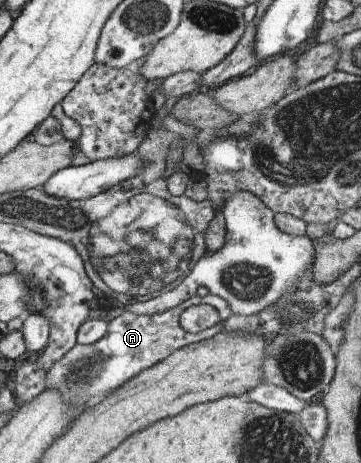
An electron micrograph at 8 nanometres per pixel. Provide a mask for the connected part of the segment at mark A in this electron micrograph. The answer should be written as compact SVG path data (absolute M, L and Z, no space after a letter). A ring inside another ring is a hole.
M202 292L182 302L166 312L153 314L152 316L136 316L132 312L124 313L111 321L108 321L108 328L104 338L91 345L76 343L60 360L57 360L48 372L45 372L44 390L58 390L62 400L70 406L76 404L91 403L91 399L102 396L110 390L121 387L139 372L158 364L170 354L188 346L190 343L197 343L212 338L214 335L225 331L224 321L233 315L228 303L218 295ZM200 302L214 302L216 310L220 312L220 322L204 332L188 334L180 326L180 314L194 304Z

